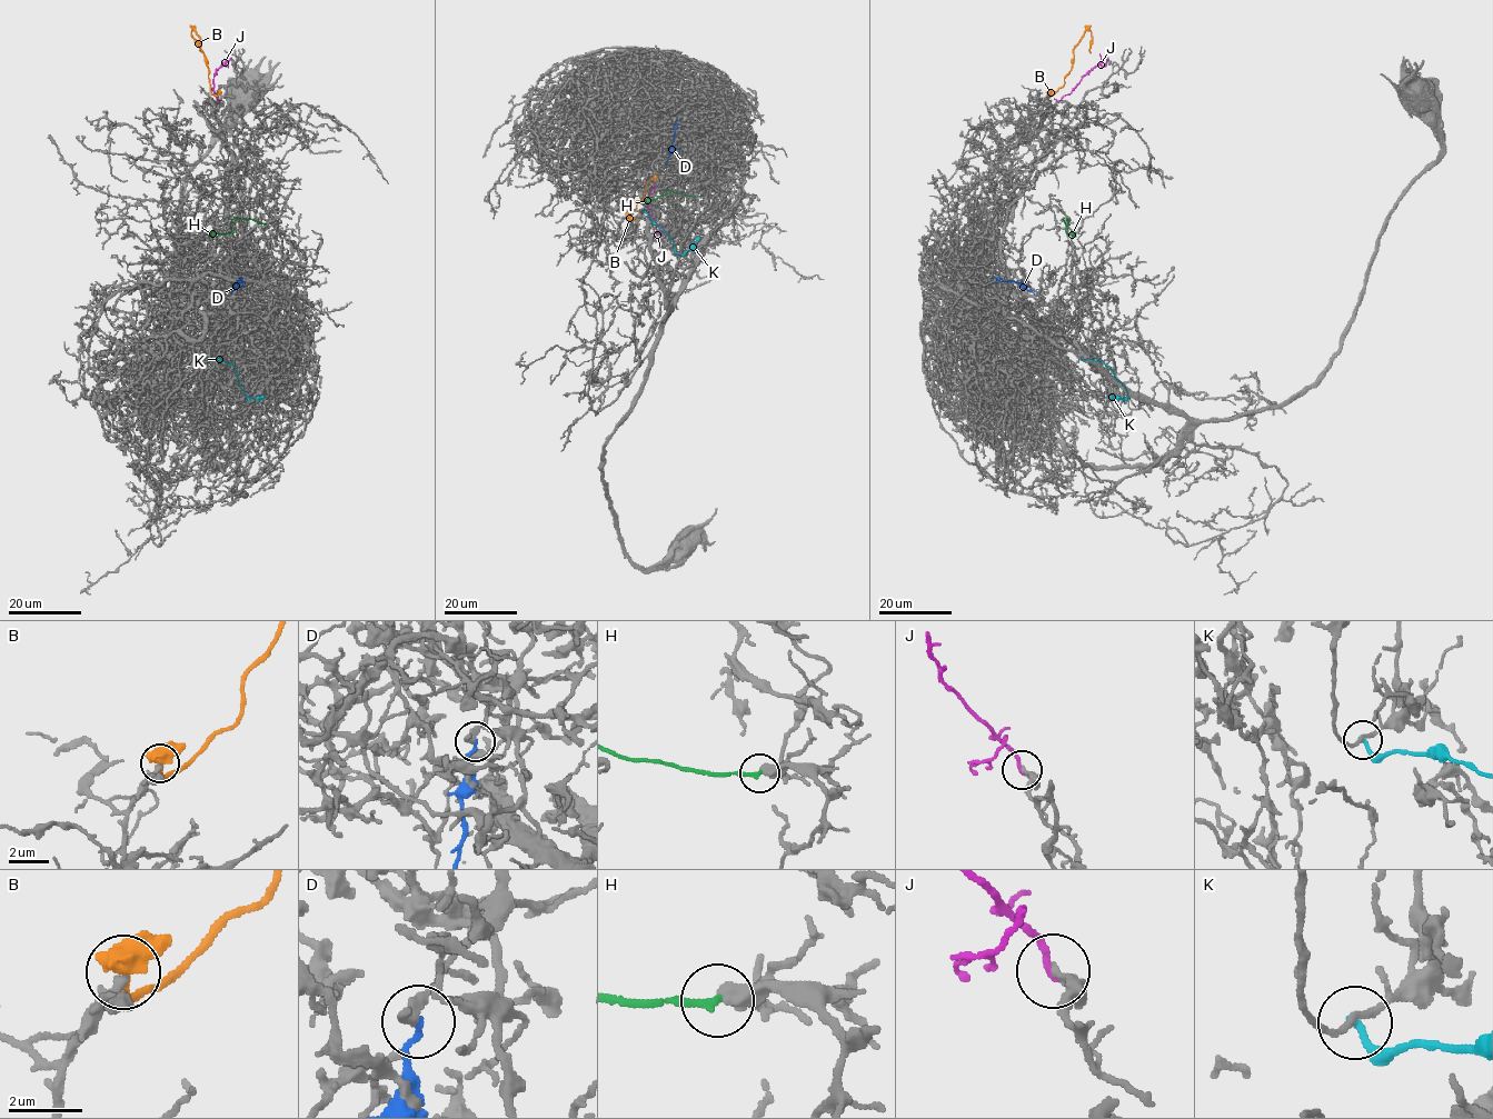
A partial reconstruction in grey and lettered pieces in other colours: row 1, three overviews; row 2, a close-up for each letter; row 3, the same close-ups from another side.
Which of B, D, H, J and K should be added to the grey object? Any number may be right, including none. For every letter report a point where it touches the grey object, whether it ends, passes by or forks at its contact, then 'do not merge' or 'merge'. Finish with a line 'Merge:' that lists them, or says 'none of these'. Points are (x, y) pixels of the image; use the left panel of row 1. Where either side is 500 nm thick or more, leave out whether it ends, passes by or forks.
B: contact (219, 93); do not merge
D: contact (241, 278); it ends; do not merge
H: contact (266, 223); do not merge
J: contact (231, 58); it ends; do not merge
K: contact (208, 357); it ends; do not merge
Merge: none of these

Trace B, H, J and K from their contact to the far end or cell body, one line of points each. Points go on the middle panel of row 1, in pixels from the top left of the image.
B: (655, 177), (645, 187), (643, 198), (636, 202), (637, 207), (627, 219), (637, 218)
H: (702, 197), (668, 191), (644, 203)
J: (666, 235), (649, 213), (653, 182)
K: (643, 209), (672, 238), (678, 255), (698, 237)

